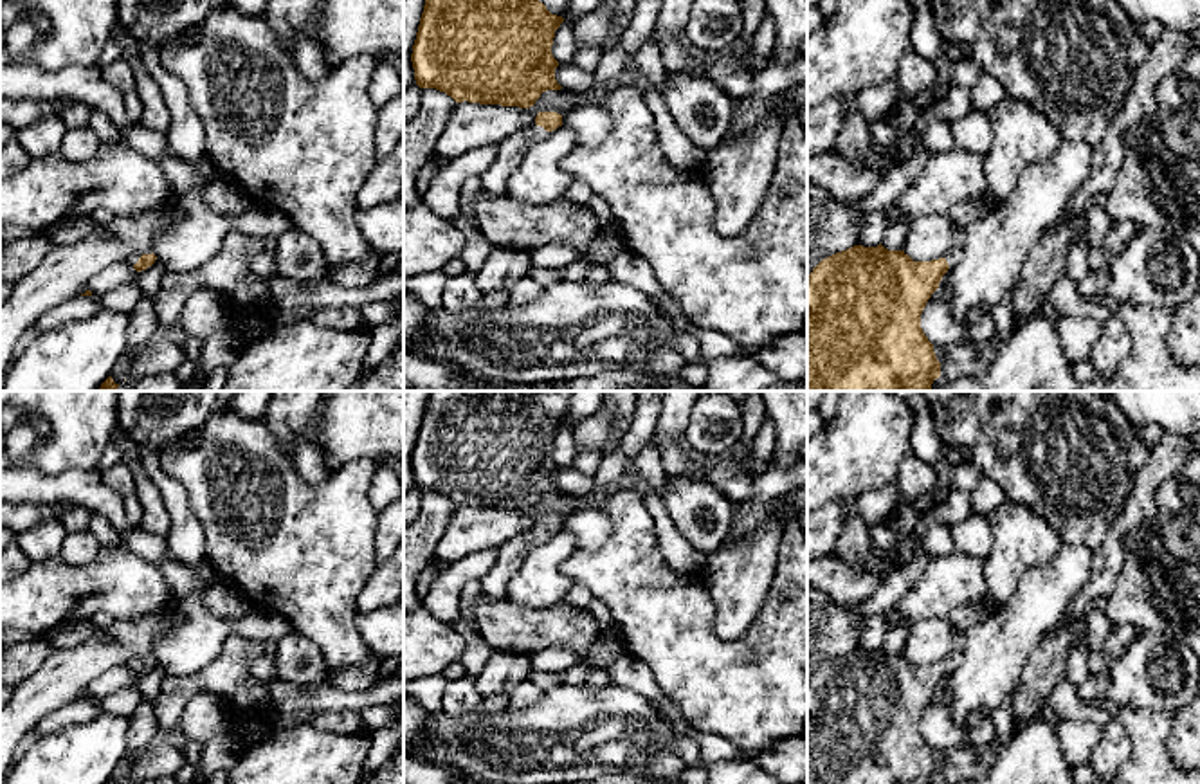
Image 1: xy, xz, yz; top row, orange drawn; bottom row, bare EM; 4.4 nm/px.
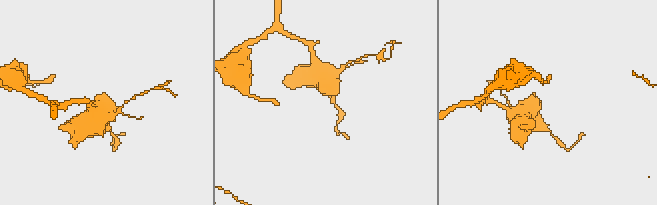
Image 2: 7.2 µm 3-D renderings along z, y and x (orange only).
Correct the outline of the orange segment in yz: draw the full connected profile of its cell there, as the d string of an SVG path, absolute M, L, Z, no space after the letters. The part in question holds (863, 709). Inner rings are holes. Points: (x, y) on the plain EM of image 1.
M854 649L822 663L807 679L807 784L935 784L941 766L921 732L921 717L942 679L960 663L951 652L946 661L914 665L905 654Z

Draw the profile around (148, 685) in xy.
M155 663L155 667L146 674L137 676L137 690L141 694L141 699L151 703L157 697L166 676L168 674L160 663Z

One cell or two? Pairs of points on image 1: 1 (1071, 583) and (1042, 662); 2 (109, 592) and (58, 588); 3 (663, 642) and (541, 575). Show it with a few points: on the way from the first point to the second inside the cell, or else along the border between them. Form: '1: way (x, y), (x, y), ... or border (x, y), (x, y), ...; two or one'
1: border (1049, 631), (1036, 644), (1024, 667); two
2: way (96, 588), (71, 588); one
3: border (577, 548), (561, 565), (561, 574), (572, 583); two

